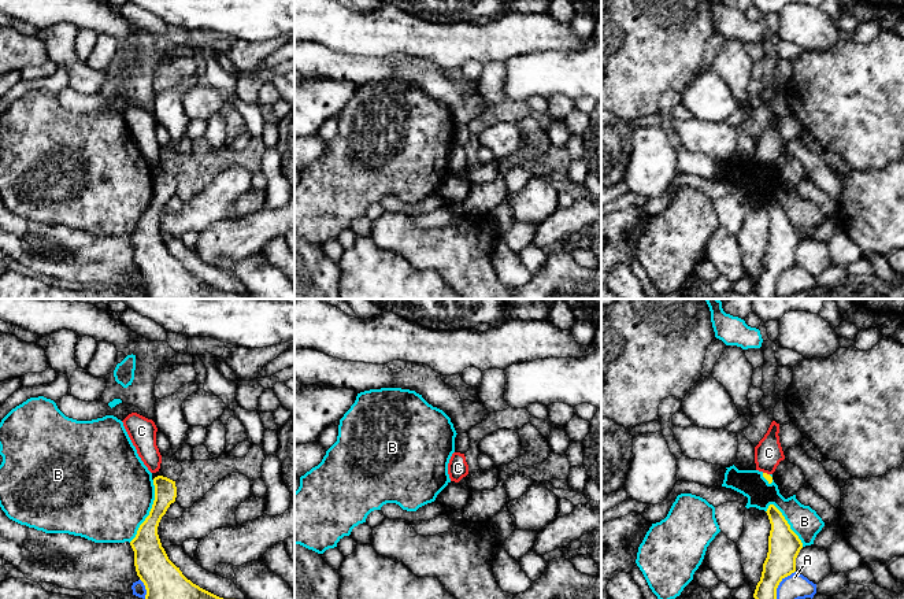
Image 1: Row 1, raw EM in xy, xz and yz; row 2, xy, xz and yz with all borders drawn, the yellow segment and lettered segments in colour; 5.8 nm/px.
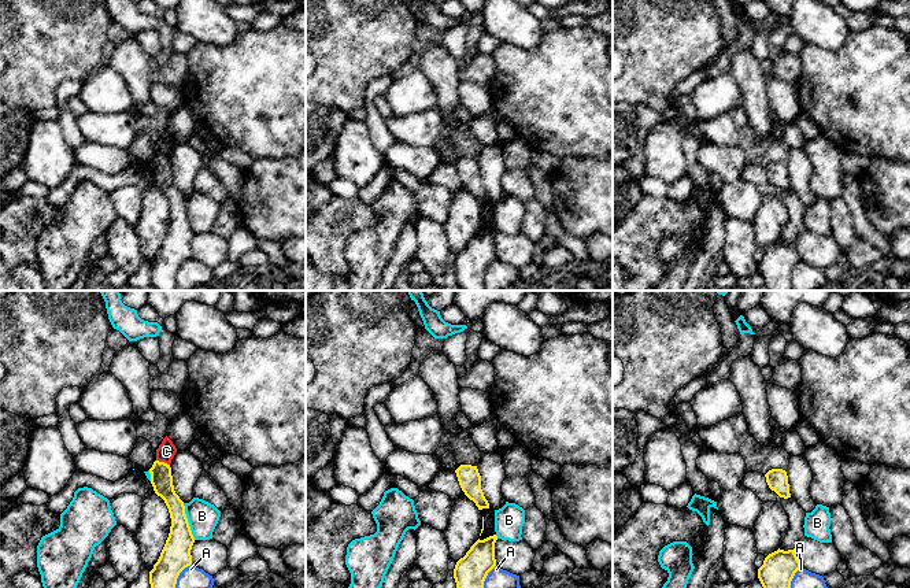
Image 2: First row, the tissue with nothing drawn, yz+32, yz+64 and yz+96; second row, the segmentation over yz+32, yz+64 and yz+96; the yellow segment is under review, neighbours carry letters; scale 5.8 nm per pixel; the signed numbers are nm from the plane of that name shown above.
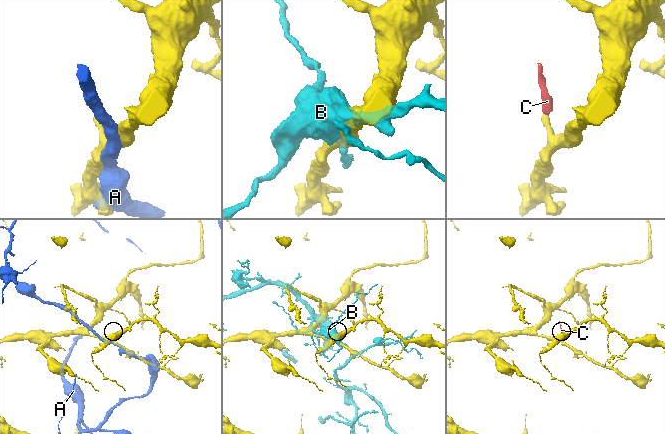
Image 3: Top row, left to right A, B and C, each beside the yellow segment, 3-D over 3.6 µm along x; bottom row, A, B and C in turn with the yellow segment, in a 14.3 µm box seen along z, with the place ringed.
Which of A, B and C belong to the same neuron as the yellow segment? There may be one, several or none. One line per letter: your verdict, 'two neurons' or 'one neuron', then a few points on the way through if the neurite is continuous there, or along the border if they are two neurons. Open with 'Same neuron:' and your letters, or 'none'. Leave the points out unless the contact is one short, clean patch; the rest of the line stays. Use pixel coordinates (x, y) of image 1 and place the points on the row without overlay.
Same neuron: none
A: two neurons
B: two neurons
C: two neurons; border yz (763, 165), (769, 167)

